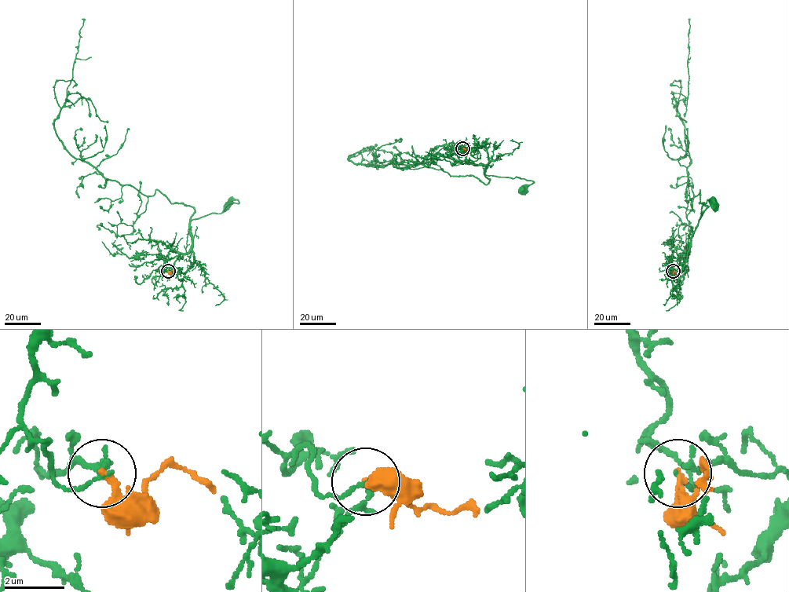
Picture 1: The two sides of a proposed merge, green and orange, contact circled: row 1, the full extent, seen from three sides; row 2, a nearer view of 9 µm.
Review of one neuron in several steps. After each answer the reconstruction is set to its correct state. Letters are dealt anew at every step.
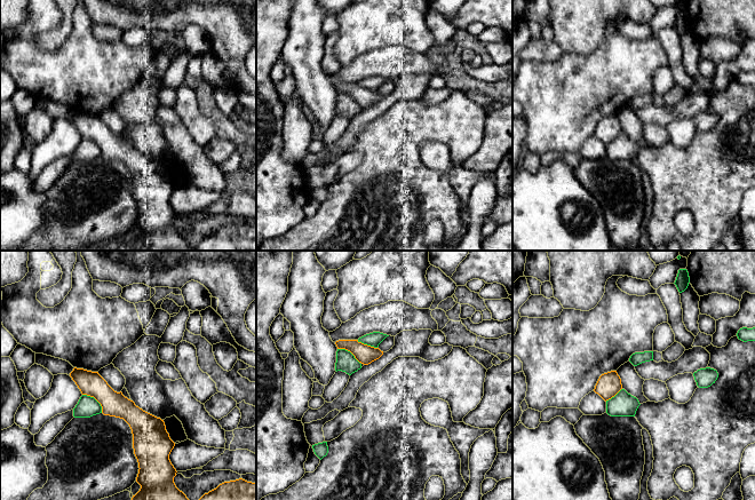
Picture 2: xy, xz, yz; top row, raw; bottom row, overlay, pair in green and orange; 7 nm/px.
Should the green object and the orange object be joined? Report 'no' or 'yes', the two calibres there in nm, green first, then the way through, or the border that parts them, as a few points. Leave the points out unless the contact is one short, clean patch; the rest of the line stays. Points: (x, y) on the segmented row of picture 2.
no; calibres 150 and 180 nm; border xy (82, 394), (92, 396), (100, 404), (102, 412)

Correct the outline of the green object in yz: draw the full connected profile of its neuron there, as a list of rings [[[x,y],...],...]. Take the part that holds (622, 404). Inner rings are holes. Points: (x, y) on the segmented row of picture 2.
[[[621,389],[614,397],[606,400],[606,413],[611,416],[635,416],[639,405],[636,397]]]

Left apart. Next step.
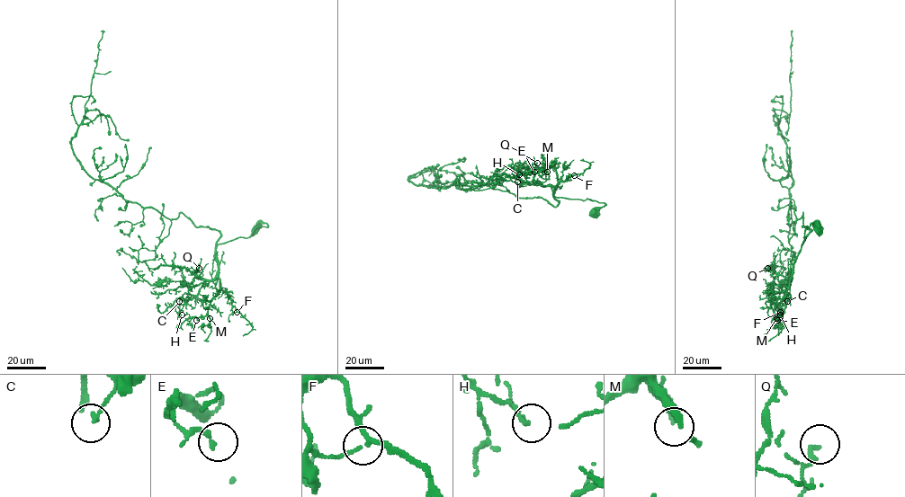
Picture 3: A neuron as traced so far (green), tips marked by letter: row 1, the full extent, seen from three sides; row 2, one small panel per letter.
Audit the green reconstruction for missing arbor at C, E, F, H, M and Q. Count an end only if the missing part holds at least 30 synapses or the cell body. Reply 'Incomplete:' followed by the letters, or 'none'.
Incomplete: M

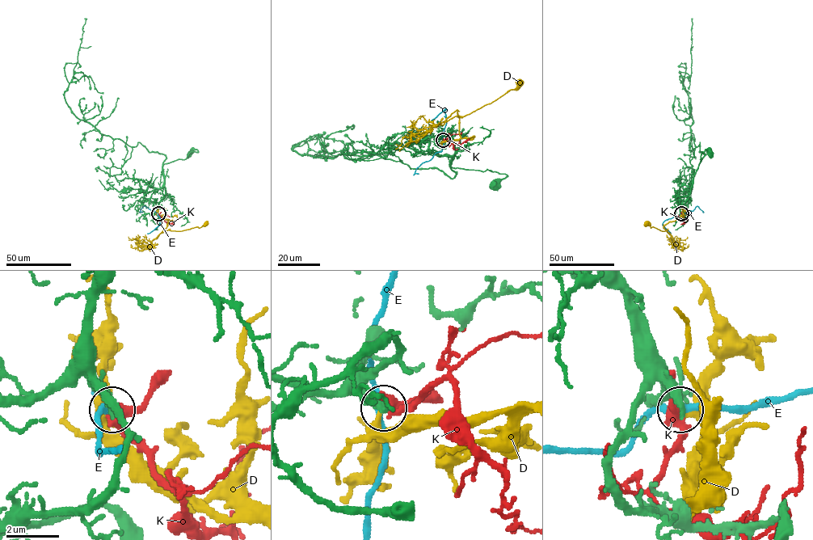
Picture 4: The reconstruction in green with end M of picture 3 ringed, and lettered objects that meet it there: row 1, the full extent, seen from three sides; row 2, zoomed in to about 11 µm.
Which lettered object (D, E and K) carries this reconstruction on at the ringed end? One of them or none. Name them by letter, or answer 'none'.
K

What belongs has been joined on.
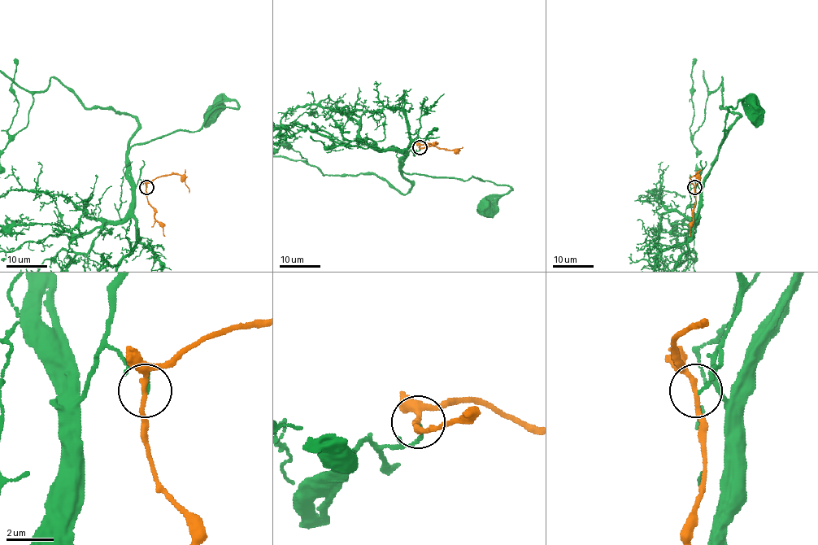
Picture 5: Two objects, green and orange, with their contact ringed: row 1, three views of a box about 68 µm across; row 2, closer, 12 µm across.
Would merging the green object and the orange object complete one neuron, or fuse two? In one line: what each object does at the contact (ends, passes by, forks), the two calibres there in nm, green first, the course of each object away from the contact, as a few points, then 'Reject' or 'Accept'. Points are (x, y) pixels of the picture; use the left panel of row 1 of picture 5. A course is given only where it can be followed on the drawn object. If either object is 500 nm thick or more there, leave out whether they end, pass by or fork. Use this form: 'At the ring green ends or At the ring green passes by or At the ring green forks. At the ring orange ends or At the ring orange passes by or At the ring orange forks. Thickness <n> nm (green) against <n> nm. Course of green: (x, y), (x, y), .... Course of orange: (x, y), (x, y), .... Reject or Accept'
At the ring green ends. At the ring orange passes by. Thickness 120 nm (green) against 190 nm. Course of green: (145, 186), (141, 179), (135, 186), (129, 149), (195, 131), (215, 109), (238, 103), (224, 101), (211, 113). Course of orange: (145, 186), (157, 177), (179, 174), (189, 193). Reject

